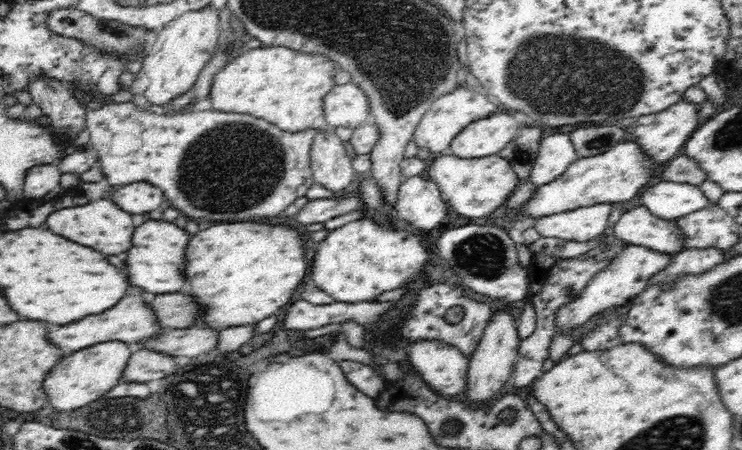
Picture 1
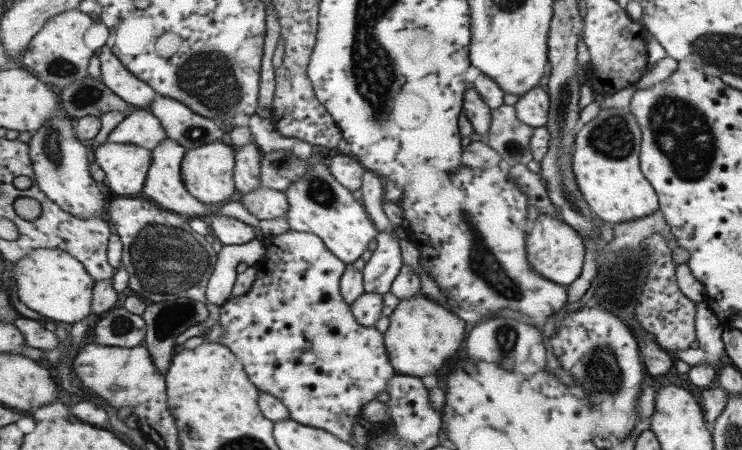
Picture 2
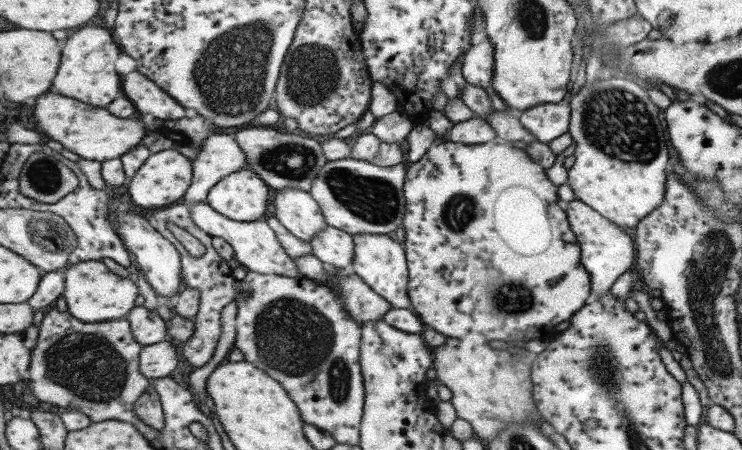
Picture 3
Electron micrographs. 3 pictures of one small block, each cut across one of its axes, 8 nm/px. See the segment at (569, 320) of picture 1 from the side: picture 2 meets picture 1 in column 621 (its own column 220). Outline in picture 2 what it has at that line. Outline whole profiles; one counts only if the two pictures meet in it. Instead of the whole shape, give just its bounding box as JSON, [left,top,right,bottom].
[207,238,265,307]

